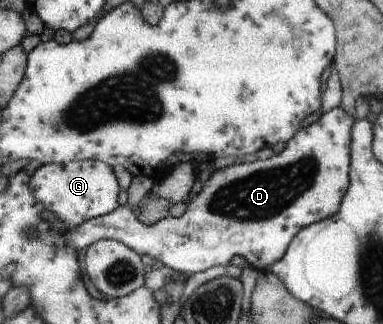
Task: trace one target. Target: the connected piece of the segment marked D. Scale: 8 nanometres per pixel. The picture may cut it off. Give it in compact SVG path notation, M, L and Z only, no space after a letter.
M340 107L333 108L330 112L325 112L321 117L319 117L314 123L311 123L306 128L301 128L296 132L296 134L286 143L286 147L279 154L274 154L269 159L266 160L256 160L255 162L250 162L250 164L244 164L244 166L234 166L230 165L224 169L215 170L210 174L208 180L204 182L201 192L192 200L188 202L186 212L180 217L166 217L158 222L151 225L146 225L141 223L136 215L127 206L119 206L108 214L93 218L92 220L87 220L82 224L78 225L78 228L72 228L72 230L66 228L62 231L62 240L66 246L74 248L76 252L88 248L91 244L98 242L100 239L114 239L124 243L128 248L132 248L139 255L148 255L160 262L163 262L165 267L171 268L176 272L181 272L187 276L192 275L196 272L204 272L208 268L216 268L216 266L228 266L233 260L234 256L242 256L246 262L248 262L251 268L259 270L268 270L270 266L273 266L275 262L282 260L284 254L286 254L288 245L292 238L294 238L300 230L306 226L315 222L320 222L325 218L330 218L333 214L336 214L340 210L340 203L344 194L346 194L346 188L349 185L349 168L350 168L350 132L352 132L352 124L355 122L355 117L346 114L344 110Z

